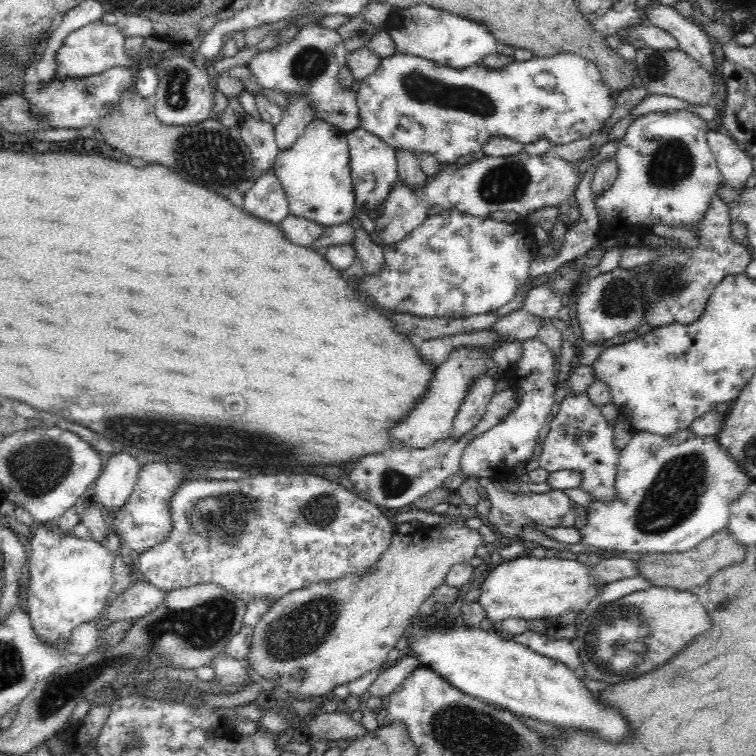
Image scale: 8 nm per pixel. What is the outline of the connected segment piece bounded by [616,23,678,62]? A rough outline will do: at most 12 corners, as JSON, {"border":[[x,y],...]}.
{"border":[[652,25],[620,28],[618,54],[634,62],[632,40],[654,50],[678,49],[676,38]]}

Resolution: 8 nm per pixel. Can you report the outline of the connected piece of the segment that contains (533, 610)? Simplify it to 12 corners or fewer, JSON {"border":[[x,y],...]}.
{"border":[[528,554],[481,586],[487,618],[589,611],[606,586],[578,560]]}

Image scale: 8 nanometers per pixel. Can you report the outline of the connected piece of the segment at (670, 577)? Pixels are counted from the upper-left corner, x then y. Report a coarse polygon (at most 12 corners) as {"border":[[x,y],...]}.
{"border":[[726,528],[686,552],[644,554],[654,587],[691,591],[746,546]]}

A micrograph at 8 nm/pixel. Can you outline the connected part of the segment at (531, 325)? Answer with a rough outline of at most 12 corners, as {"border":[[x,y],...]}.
{"border":[[521,308],[491,330],[502,338],[536,339],[542,318]]}

